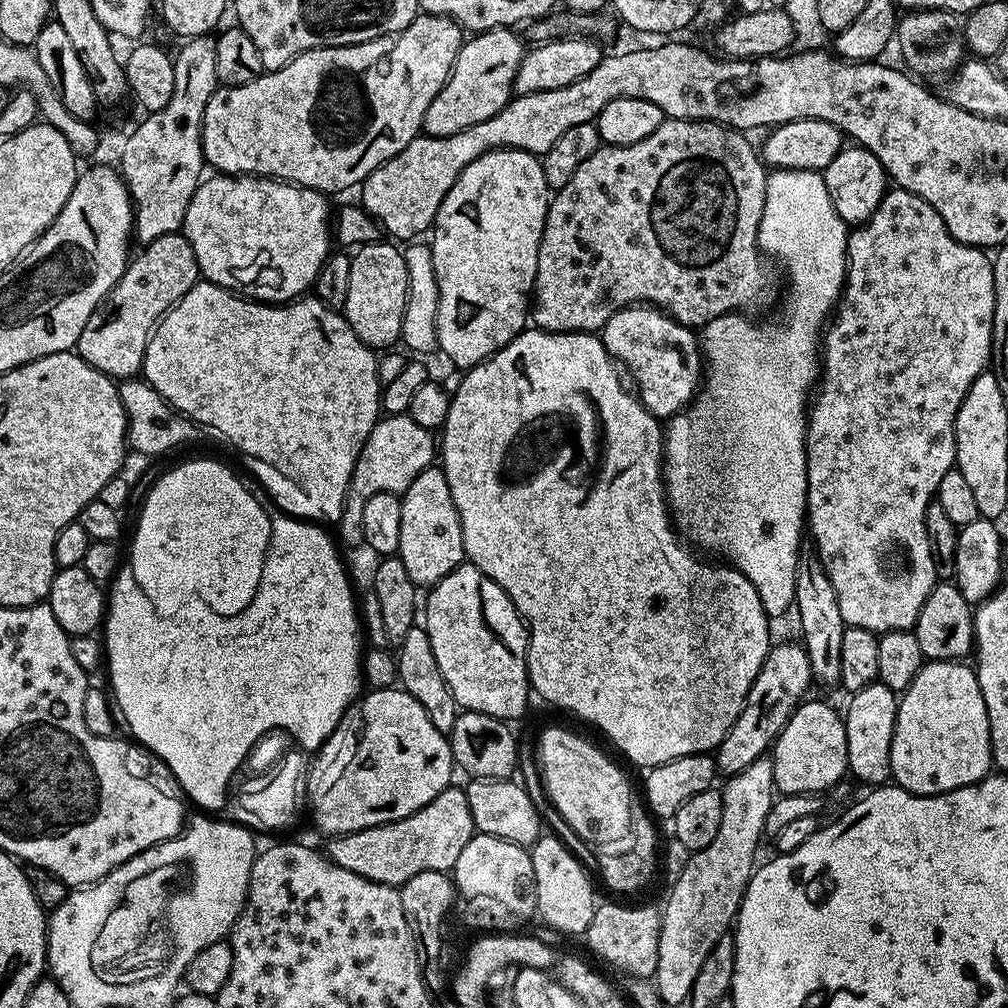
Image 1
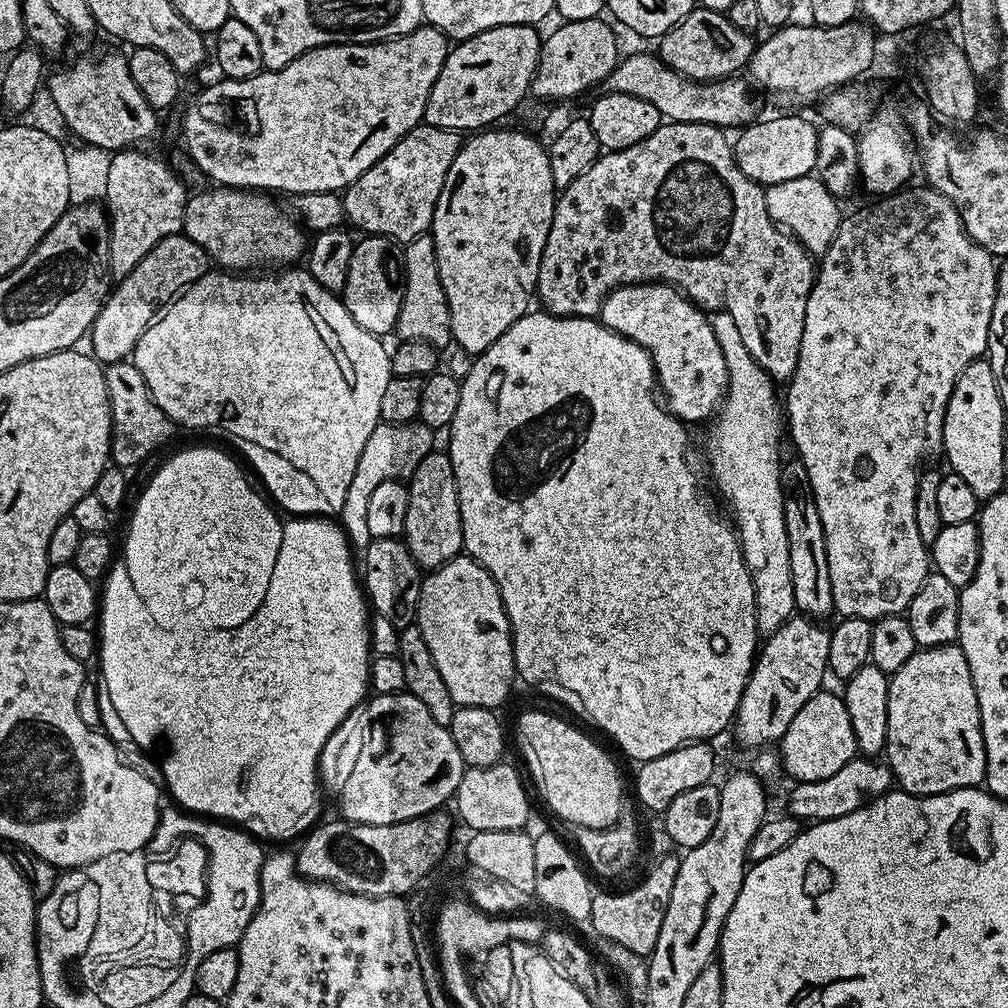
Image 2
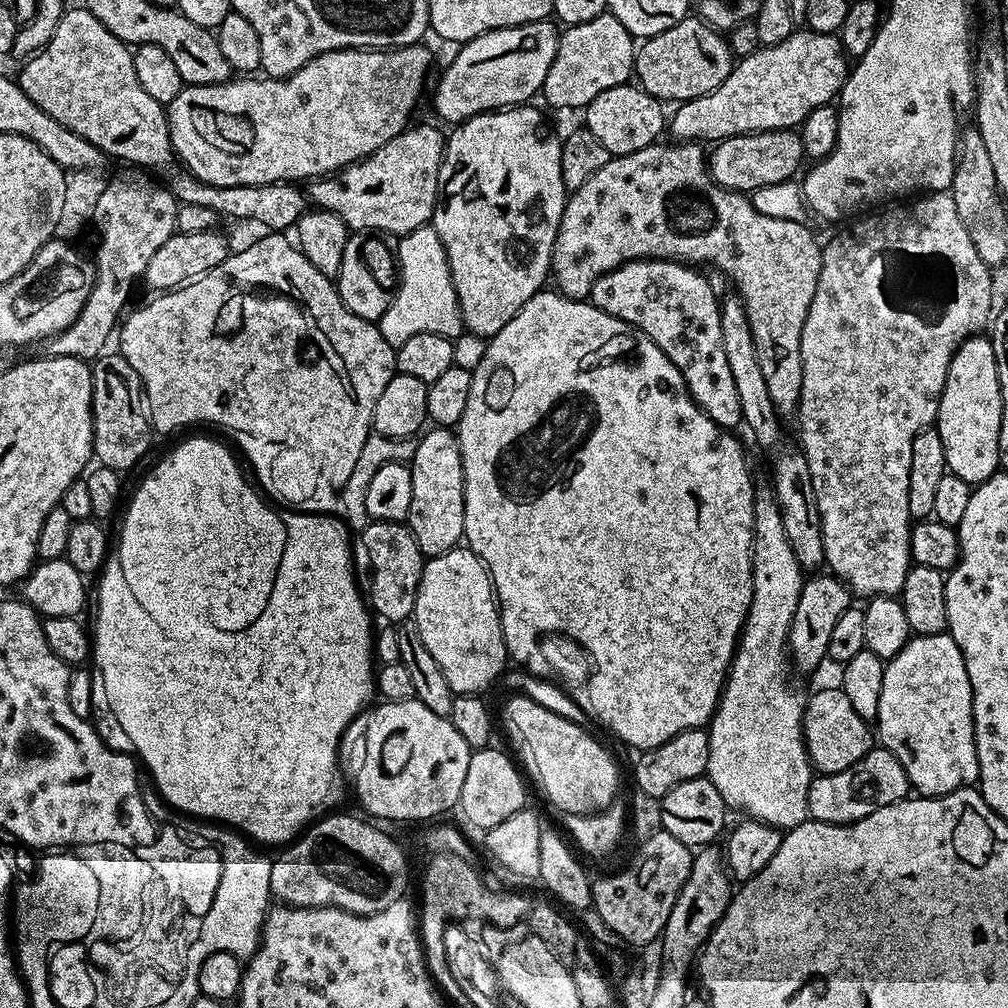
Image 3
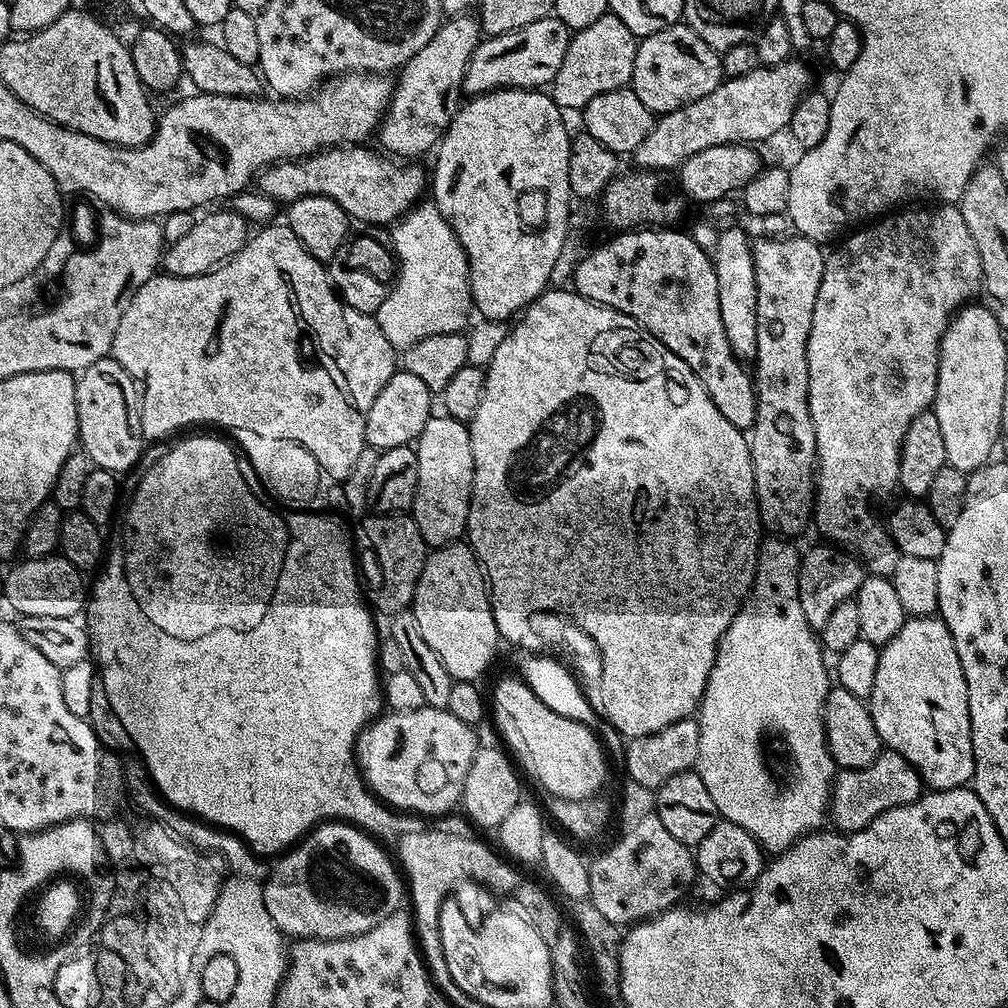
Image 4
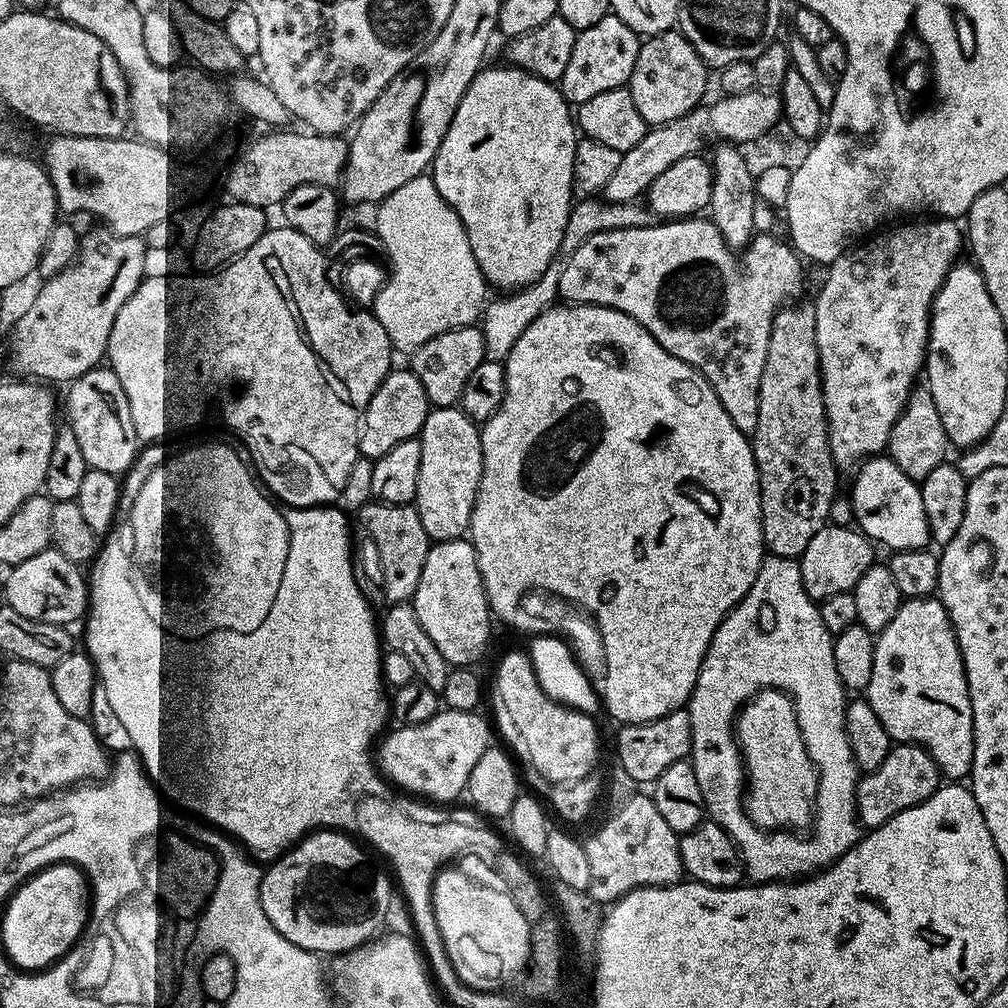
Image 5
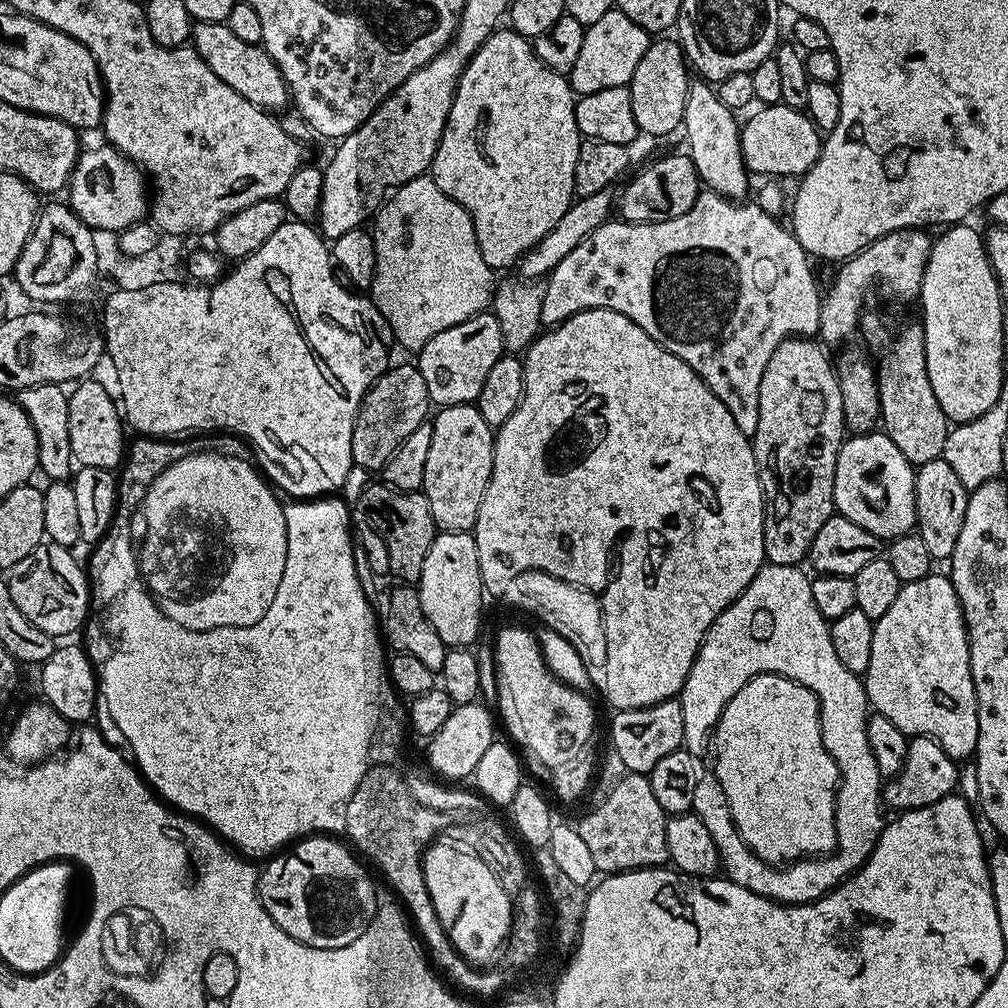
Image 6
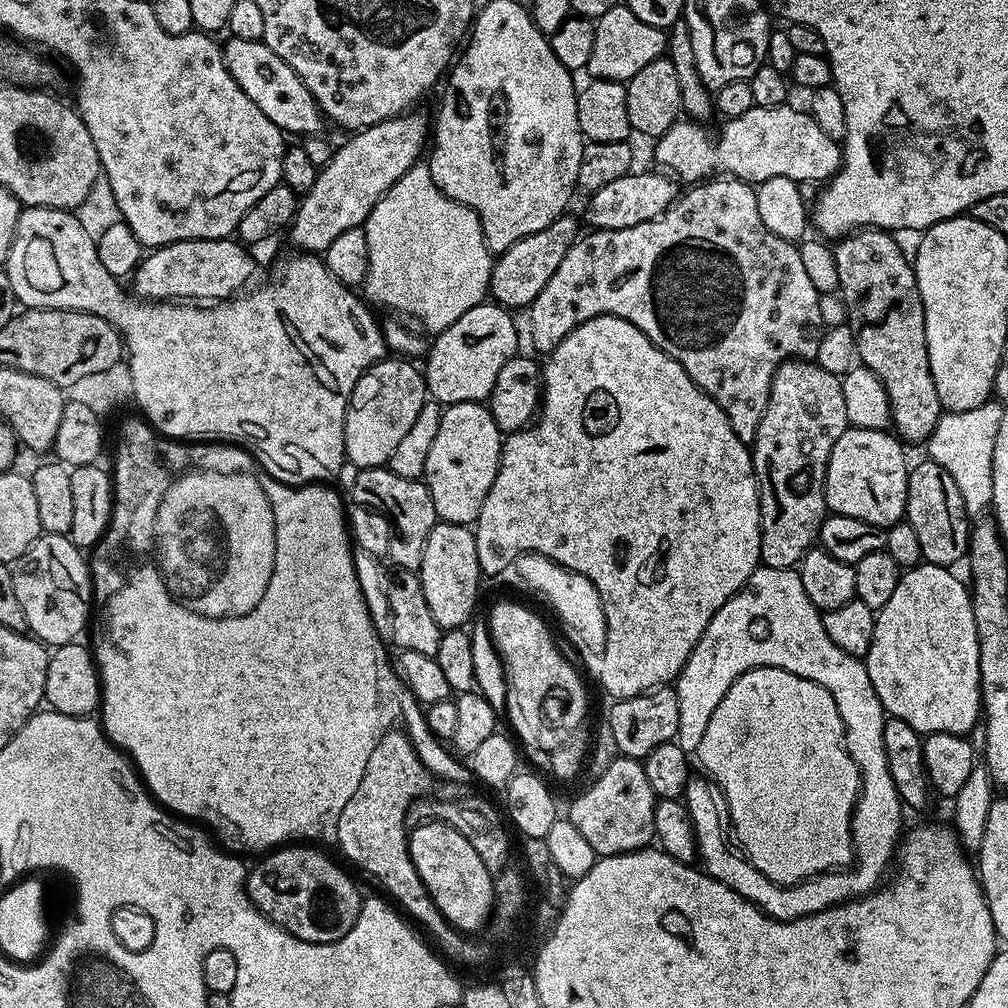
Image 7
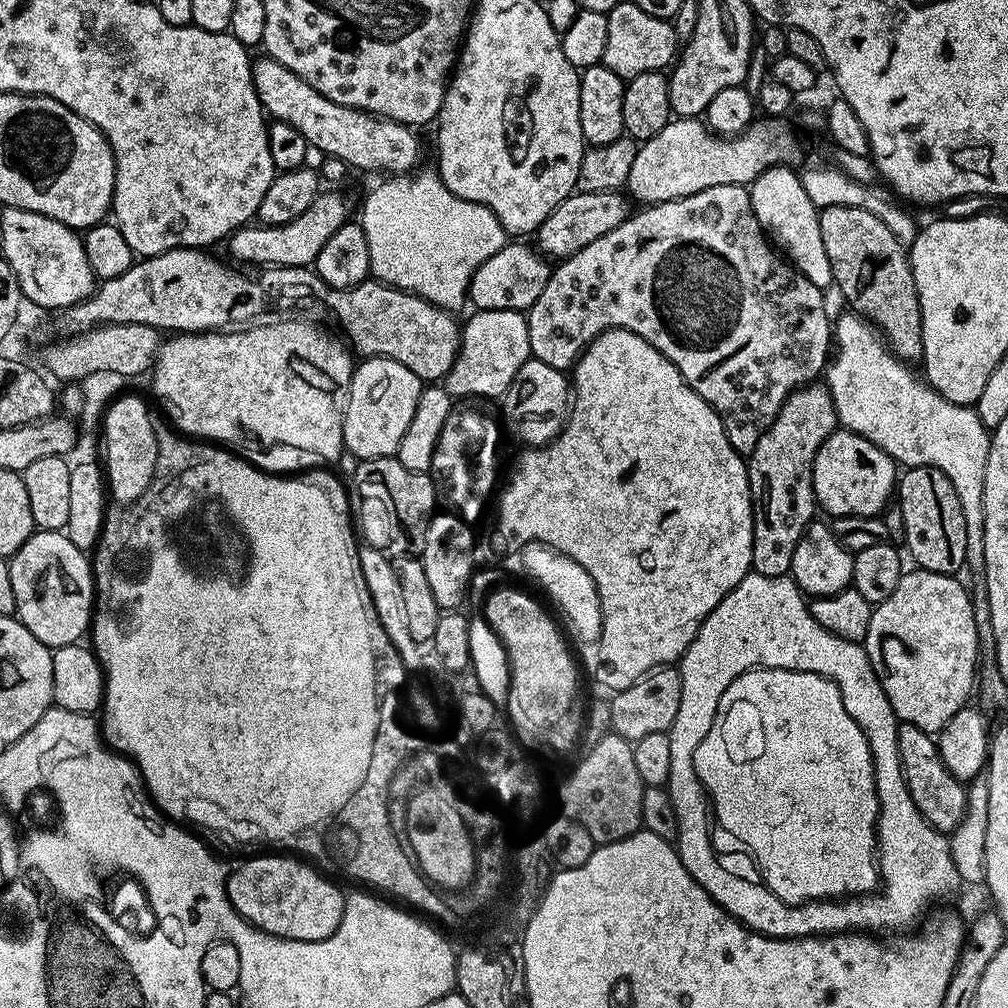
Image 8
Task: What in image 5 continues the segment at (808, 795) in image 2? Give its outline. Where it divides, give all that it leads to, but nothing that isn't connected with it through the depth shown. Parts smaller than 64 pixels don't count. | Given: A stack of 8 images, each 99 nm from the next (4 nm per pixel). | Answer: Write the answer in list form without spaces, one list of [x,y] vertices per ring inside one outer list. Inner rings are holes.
[[[893,743],[892,749],[882,761],[882,766],[872,772],[864,772],[856,784],[858,819],[865,829],[877,828],[894,818],[894,814],[902,814],[902,810],[910,810],[910,806],[926,802],[926,798],[930,798],[940,787],[940,768],[926,749],[918,744]]]

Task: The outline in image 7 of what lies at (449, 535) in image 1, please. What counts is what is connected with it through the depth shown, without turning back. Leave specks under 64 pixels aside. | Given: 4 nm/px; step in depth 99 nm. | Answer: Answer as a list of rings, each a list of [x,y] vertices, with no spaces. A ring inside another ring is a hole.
[[[458,402],[443,409],[442,423],[438,426],[438,434],[434,437],[433,444],[430,445],[430,454],[426,458],[426,470],[422,477],[425,486],[430,490],[430,498],[434,498],[436,515],[443,523],[475,525],[482,510],[482,502],[486,502],[486,494],[498,474],[501,447],[500,427],[496,425],[492,413],[483,403]]]

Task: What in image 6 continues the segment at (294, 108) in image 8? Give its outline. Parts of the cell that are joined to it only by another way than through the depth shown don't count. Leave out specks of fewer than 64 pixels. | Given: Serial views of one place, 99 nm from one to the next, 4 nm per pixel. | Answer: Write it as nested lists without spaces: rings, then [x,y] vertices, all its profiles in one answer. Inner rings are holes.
[[[227,22],[193,23],[190,44],[202,62],[206,62],[206,66],[210,66],[210,70],[214,70],[214,74],[218,74],[218,78],[230,86],[230,90],[238,90],[238,94],[242,94],[242,98],[254,106],[265,110],[284,110],[289,107],[288,87],[268,51],[260,44],[242,42],[242,38],[235,36]]]

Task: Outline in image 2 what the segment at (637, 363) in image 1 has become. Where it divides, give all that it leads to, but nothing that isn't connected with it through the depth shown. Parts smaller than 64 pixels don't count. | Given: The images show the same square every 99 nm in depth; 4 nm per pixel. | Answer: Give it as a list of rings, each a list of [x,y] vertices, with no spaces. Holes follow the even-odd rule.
[[[623,284],[602,302],[598,319],[610,330],[648,351],[656,371],[659,391],[662,396],[664,392],[663,399],[673,416],[683,420],[688,426],[693,426],[692,424],[698,423],[699,420],[708,422],[715,417],[728,390],[728,367],[722,354],[722,346],[718,346],[718,338],[712,329],[709,313],[705,309],[693,304],[679,288],[674,288],[671,284]]]

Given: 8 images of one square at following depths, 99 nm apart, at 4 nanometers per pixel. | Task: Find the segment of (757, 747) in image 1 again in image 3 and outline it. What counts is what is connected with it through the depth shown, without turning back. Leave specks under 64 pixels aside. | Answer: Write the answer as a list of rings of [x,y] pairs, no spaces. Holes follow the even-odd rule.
[[[812,574],[805,579],[788,631],[788,655],[795,671],[797,668],[800,672],[812,672],[820,663],[825,663],[830,646],[830,633],[833,632],[838,618],[842,618],[845,610],[853,607],[853,604],[853,593],[849,592],[847,584],[837,576]]]

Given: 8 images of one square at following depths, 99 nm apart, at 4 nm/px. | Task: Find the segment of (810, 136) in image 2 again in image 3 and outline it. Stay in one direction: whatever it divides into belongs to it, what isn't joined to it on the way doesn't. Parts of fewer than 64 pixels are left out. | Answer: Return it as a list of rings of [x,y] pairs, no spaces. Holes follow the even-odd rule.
[[[781,130],[779,132],[751,132],[741,136],[727,136],[725,140],[719,141],[716,148],[707,157],[708,173],[712,175],[715,184],[721,184],[732,192],[743,192],[751,194],[762,186],[774,186],[783,180],[791,180],[801,171],[800,163],[805,163],[806,157],[804,147],[800,141],[800,133],[796,130]]]

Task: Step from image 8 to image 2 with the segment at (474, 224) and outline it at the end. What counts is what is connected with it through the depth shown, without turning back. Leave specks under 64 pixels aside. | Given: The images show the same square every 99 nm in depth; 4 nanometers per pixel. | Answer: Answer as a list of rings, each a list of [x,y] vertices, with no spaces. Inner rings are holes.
[[[425,234],[407,241],[402,248],[404,262],[404,297],[398,314],[395,335],[400,340],[421,340],[437,350],[453,343],[448,303],[438,278],[438,262],[431,235]]]

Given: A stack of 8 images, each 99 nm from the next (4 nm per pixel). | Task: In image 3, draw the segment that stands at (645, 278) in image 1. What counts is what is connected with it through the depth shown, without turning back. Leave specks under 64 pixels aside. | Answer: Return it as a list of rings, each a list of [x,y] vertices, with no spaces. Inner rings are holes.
[[[657,142],[646,146],[642,150],[634,150],[634,154],[625,156],[612,156],[595,174],[590,174],[578,190],[574,190],[565,199],[562,210],[562,222],[558,226],[558,234],[554,238],[554,250],[552,251],[551,279],[556,279],[555,291],[563,296],[569,296],[572,300],[588,300],[592,294],[594,282],[602,278],[610,270],[614,270],[619,264],[625,264],[631,260],[679,260],[689,266],[704,266],[700,264],[713,264],[720,272],[725,272],[732,279],[735,295],[746,306],[746,318],[750,322],[750,334],[754,340],[754,350],[758,354],[758,366],[762,366],[762,378],[766,381],[766,390],[770,393],[770,402],[774,402],[774,410],[782,418],[795,417],[797,408],[800,407],[800,395],[802,394],[802,362],[800,361],[800,347],[802,346],[802,326],[806,322],[806,314],[810,314],[810,301],[814,299],[814,290],[818,286],[818,274],[822,270],[822,244],[816,241],[816,236],[808,232],[807,223],[798,220],[775,220],[773,216],[763,216],[752,205],[751,199],[743,192],[732,192],[721,184],[712,181],[712,175],[708,173],[708,161],[706,152],[696,142]]]

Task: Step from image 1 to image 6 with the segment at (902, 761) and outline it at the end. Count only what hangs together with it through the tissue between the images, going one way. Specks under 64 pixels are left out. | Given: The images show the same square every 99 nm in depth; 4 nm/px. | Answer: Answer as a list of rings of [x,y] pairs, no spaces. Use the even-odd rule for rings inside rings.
[[[936,575],[901,584],[890,610],[874,622],[870,666],[862,679],[868,703],[879,715],[890,718],[909,738],[934,738],[952,760],[964,762],[978,742],[968,631],[951,579]]]

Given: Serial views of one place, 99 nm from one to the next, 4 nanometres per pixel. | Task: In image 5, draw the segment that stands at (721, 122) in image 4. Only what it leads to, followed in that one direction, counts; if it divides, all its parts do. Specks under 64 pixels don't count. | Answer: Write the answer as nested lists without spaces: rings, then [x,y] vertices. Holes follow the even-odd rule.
[[[753,90],[746,94],[721,95],[719,99],[713,104],[705,103],[703,106],[693,108],[682,118],[674,118],[665,124],[649,127],[642,142],[638,142],[634,150],[622,153],[618,170],[614,170],[610,182],[606,182],[602,193],[603,199],[610,203],[639,201],[647,193],[654,178],[658,178],[658,174],[663,174],[669,166],[674,166],[674,162],[699,153],[700,147],[707,140],[739,146],[750,139],[767,137],[771,133],[768,131],[776,123],[778,125],[781,123],[780,98],[775,91]]]

